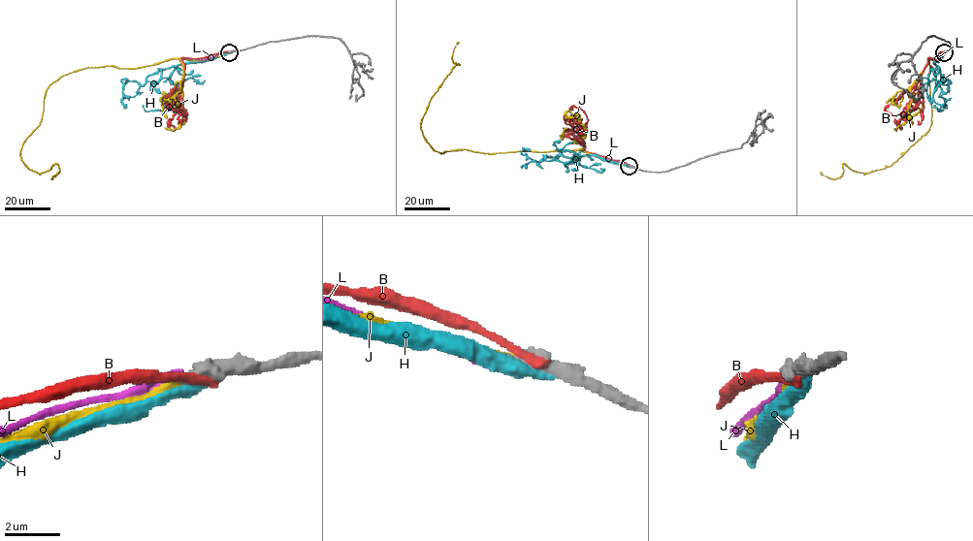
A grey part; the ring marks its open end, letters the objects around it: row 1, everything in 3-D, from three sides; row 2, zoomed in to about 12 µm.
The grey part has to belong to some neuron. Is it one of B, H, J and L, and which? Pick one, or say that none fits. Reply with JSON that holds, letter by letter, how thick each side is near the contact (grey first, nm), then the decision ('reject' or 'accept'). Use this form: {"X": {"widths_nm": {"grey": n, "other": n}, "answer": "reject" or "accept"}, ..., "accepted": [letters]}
{"B": {"widths_nm": {"grey": 700, "other": 360}, "answer": "reject"}, "H": {"widths_nm": {"grey": 700, "other": 550}, "answer": "reject"}, "J": {"widths_nm": {"grey": 500, "other": 280}, "answer": "accept"}, "L": {"widths_nm": {"grey": 440, "other": 440}, "answer": "reject"}, "accepted": ["J"]}

